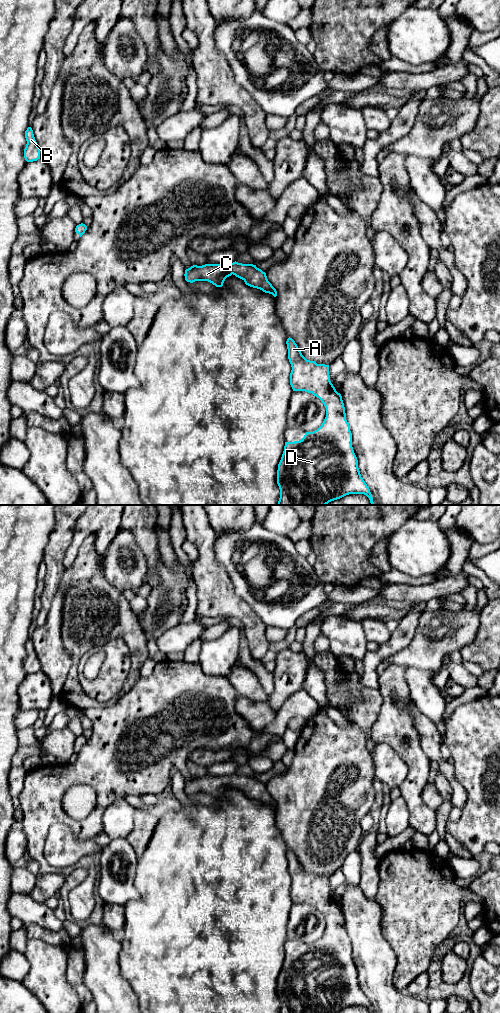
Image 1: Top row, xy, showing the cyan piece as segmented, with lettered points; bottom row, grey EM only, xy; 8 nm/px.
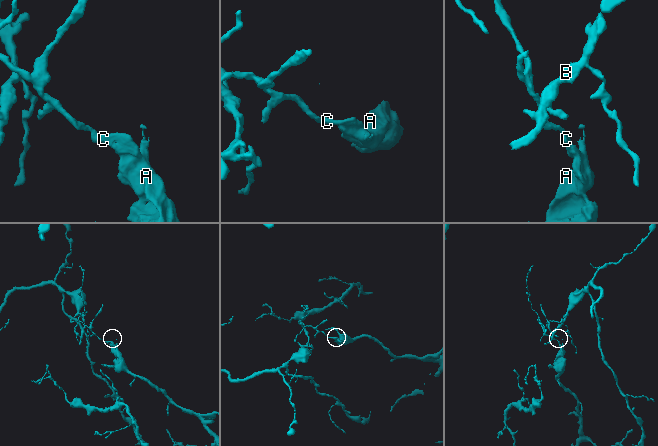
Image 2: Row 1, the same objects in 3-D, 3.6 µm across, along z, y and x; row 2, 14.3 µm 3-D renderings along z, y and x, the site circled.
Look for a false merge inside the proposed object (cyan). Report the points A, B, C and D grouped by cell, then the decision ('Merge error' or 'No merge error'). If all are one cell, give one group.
Groups: A D / B C. Merge error

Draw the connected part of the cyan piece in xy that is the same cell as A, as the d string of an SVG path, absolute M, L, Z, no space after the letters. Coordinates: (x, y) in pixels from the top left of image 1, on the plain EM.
M290 849L286 856L292 879L290 897L293 903L305 903L319 910L326 920L326 929L317 942L306 944L300 953L285 954L277 982L279 1013L334 1013L349 1006L364 1006L373 1013L358 980L344 915L330 893L329 877L307 872Z

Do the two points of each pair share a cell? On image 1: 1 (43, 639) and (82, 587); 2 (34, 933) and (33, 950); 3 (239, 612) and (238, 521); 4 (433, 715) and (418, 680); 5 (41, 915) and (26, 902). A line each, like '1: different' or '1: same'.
1: different
2: different
3: different
4: same
5: same

